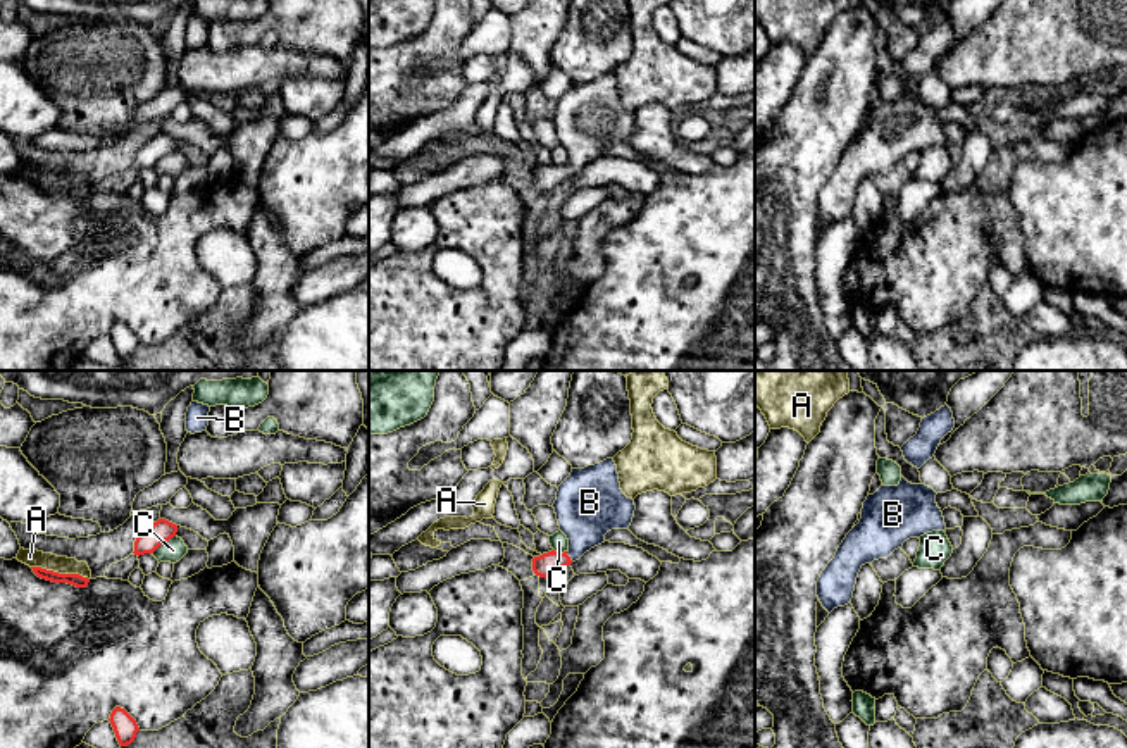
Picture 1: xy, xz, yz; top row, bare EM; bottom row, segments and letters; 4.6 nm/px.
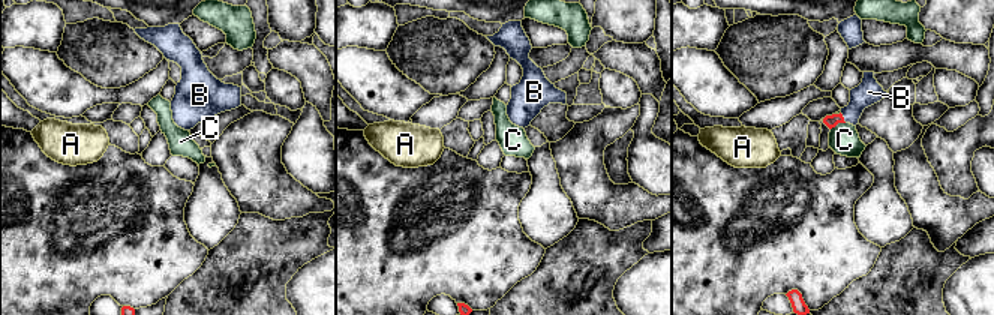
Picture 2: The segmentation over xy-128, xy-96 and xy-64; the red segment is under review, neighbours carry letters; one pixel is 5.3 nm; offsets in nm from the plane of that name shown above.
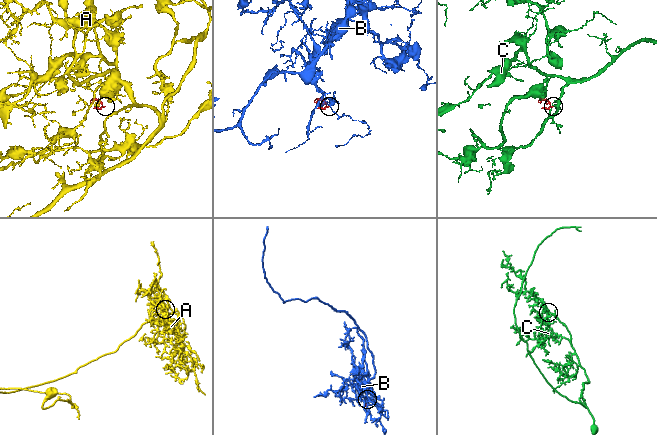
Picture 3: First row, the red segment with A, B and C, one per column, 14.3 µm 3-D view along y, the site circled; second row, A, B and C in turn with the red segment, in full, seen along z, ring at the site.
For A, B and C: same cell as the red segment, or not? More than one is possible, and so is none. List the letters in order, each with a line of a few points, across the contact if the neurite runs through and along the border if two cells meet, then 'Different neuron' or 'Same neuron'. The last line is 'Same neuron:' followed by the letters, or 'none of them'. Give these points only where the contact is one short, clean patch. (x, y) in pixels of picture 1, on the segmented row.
A: Line: xy (31, 566), (59, 573), (78, 573), (88, 579). Different neuron
B: Line: xz (545, 566), (569, 557), (583, 536), (586, 507). Same neuron
C: Line: xy (174, 535), (152, 554). Different neuron
Same neuron: B

